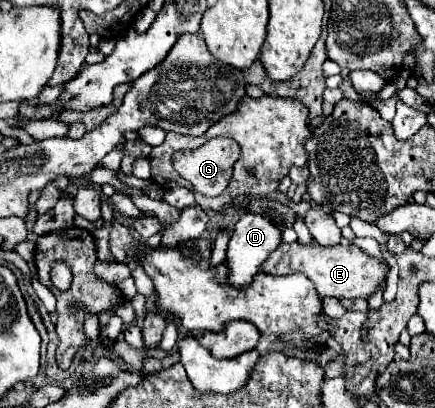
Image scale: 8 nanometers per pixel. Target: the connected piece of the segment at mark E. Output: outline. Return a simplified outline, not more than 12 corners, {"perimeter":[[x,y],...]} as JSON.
{"perimeter":[[280,243],[262,271],[368,299],[390,265],[356,245]]}

